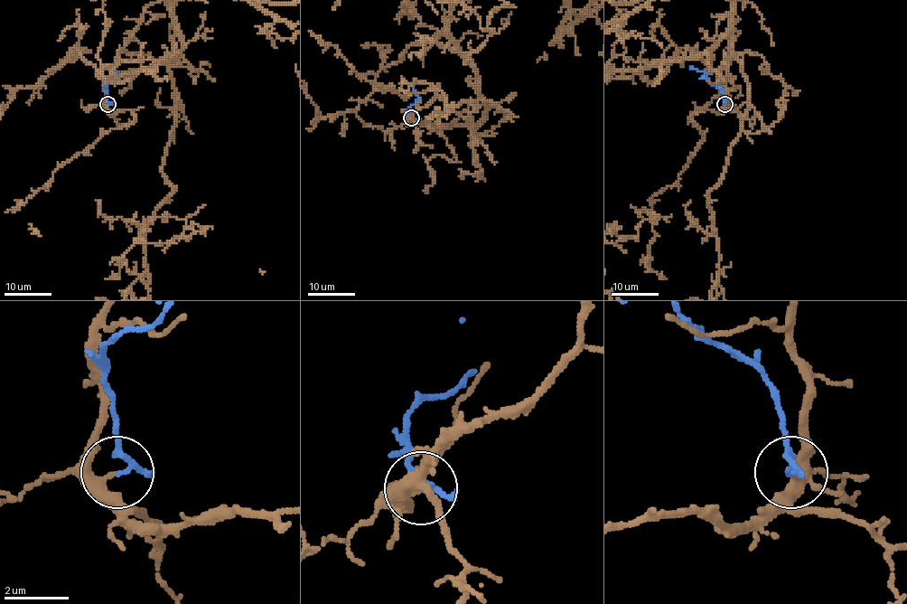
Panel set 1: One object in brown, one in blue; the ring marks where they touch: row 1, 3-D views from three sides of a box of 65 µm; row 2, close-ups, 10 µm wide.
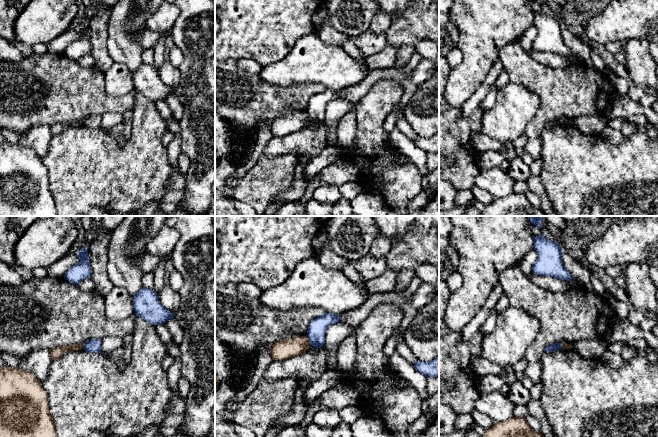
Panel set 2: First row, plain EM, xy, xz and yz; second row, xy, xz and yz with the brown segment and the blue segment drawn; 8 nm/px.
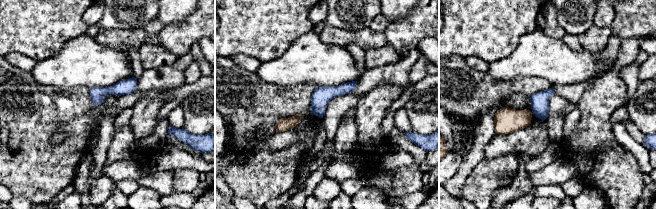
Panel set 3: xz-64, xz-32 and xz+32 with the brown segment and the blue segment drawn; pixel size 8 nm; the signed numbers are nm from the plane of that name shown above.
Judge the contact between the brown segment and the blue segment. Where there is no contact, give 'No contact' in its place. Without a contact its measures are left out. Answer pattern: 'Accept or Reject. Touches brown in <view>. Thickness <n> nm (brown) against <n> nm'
Reject. Touches brown in xz. Thickness 160 nm (brown) against 150 nm

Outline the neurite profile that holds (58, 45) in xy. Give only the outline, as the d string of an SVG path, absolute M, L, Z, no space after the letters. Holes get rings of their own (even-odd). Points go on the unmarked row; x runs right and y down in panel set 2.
M76 31L64 32L47 44L47 50L54 54L64 54L65 49L79 37L80 34Z

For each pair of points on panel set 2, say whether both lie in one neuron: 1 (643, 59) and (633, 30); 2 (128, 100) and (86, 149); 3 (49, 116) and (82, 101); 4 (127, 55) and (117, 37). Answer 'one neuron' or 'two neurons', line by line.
1: two neurons
2: two neurons
3: one neuron
4: one neuron

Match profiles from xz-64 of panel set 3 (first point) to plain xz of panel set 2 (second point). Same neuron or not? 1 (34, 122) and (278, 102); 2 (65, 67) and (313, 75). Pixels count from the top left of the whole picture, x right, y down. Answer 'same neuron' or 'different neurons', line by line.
1: same neuron
2: same neuron

